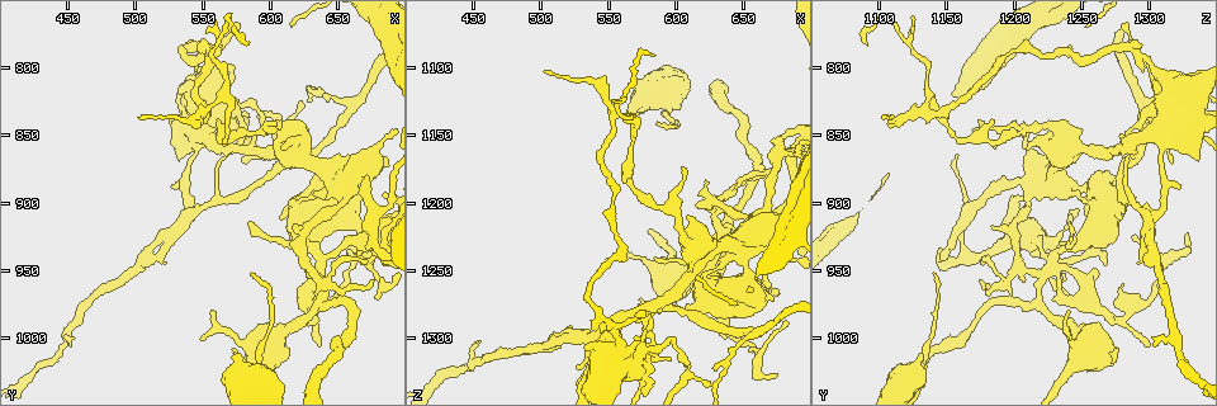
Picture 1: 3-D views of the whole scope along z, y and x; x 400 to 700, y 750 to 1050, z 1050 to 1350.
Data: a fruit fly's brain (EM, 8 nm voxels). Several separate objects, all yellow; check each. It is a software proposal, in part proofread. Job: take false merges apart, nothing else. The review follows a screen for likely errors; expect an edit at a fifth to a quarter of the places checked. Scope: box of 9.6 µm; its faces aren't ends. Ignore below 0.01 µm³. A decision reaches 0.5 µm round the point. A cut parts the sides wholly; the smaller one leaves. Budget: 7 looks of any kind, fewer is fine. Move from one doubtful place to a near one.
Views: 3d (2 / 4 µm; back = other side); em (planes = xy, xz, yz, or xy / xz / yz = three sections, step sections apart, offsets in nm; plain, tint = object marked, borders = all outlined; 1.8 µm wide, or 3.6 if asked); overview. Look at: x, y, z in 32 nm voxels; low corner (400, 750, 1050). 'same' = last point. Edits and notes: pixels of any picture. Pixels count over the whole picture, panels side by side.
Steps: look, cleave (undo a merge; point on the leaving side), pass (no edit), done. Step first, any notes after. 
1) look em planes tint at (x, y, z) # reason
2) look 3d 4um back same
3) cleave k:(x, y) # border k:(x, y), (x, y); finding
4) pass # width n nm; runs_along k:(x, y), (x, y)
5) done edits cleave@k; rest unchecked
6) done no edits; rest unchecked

look 3d 4um back at (652, 882, 1226) # calibre changes

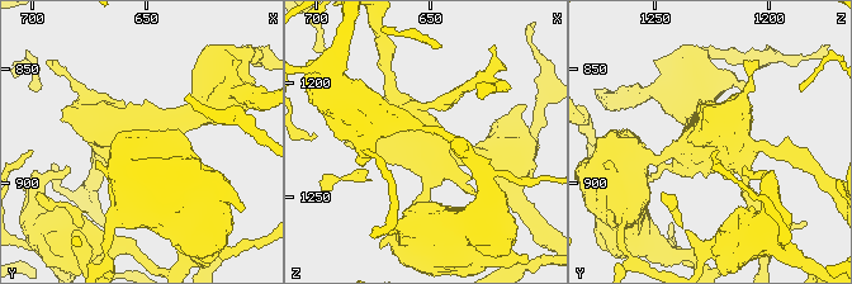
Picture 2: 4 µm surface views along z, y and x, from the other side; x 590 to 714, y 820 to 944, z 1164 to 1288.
look em 3.6um xy step 8 borders same

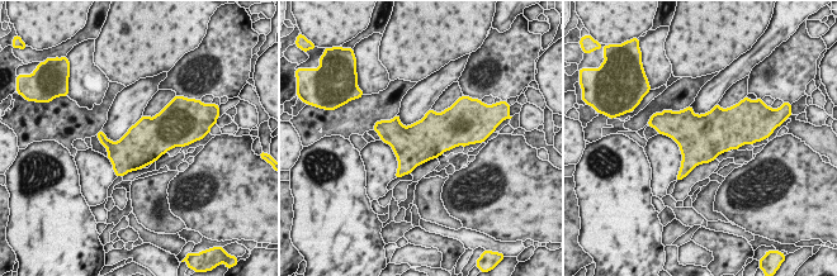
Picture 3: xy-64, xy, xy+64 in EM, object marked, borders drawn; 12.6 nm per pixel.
pass # width 500 nm; all the same neuron

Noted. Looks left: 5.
look 3d 2um at (634, 984, 1282) # abrupt turn

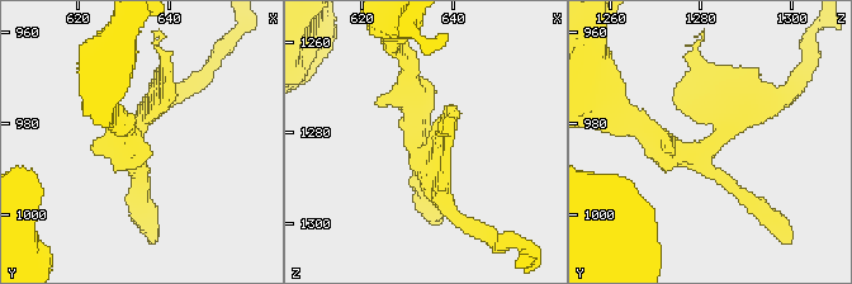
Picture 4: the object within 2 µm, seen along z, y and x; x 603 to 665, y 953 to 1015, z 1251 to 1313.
look em xz step 8 tint at (632, 986, 1280)

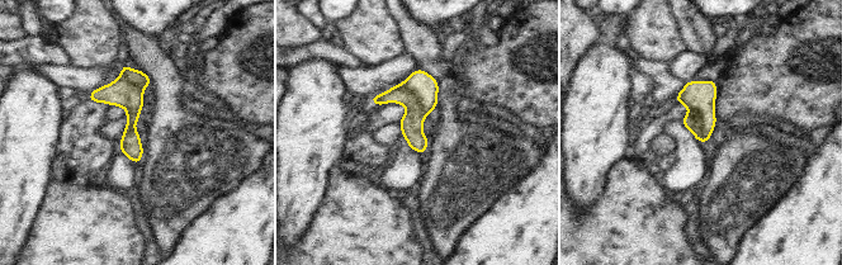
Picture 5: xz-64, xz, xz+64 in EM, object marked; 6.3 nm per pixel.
look em planes tint same

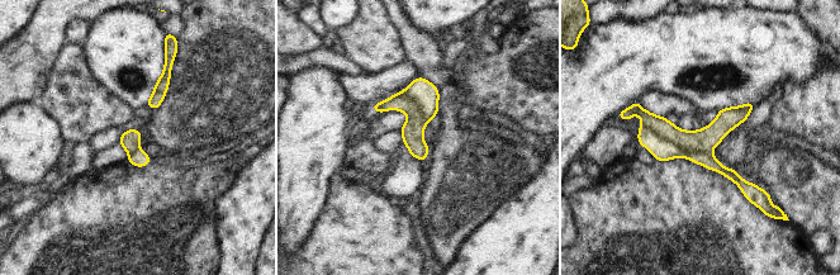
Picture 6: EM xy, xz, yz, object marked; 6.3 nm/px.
cleave 6:(707, 138) # width 120 nm; border 6:(642, 123), (686, 148), (710, 153); two neurons meet here

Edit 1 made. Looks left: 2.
done edits cleave@6; rest unchecked

